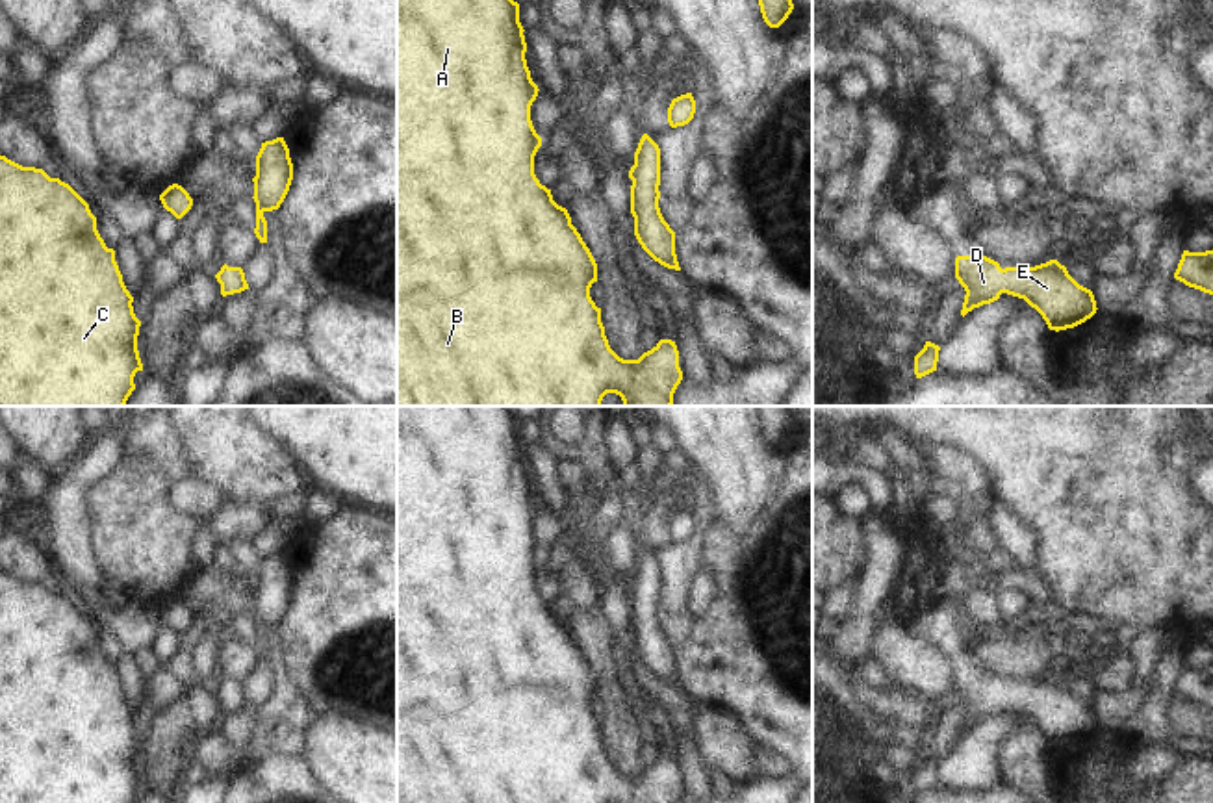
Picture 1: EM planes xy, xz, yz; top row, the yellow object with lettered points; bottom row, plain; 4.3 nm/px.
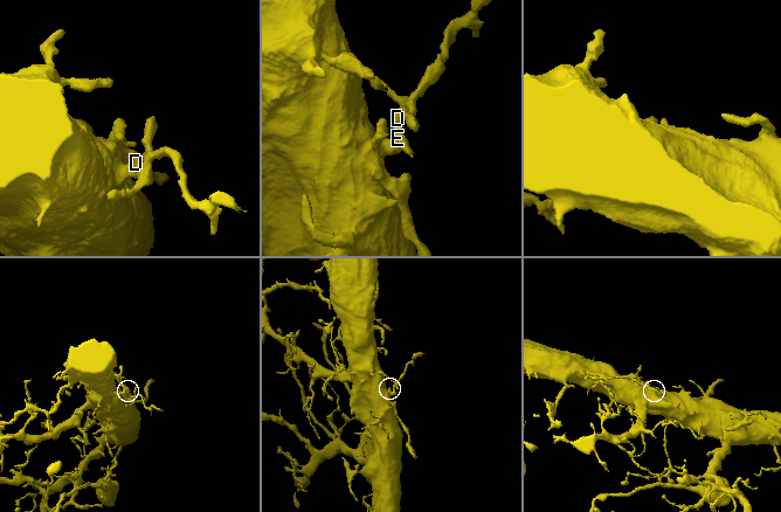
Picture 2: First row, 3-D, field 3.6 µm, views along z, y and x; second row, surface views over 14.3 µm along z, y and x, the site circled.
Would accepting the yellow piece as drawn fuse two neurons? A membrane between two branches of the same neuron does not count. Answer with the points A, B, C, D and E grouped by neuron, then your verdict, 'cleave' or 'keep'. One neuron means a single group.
A B C D E | keep

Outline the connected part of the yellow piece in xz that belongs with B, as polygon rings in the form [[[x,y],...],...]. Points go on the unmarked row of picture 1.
[[[397,406],[397,803],[677,803],[683,796],[679,766],[675,757],[660,755],[638,775],[619,773],[608,760],[601,738],[601,723],[590,712],[590,703],[597,697],[597,679],[582,656],[566,623],[553,616],[551,605],[540,599],[534,590],[534,571],[542,562],[530,536],[530,521],[538,512],[538,501],[530,493],[525,467],[527,458],[519,438],[519,419],[504,406]]]

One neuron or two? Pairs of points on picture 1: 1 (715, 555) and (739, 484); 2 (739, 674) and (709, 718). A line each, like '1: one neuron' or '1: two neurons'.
1: two neurons
2: two neurons

